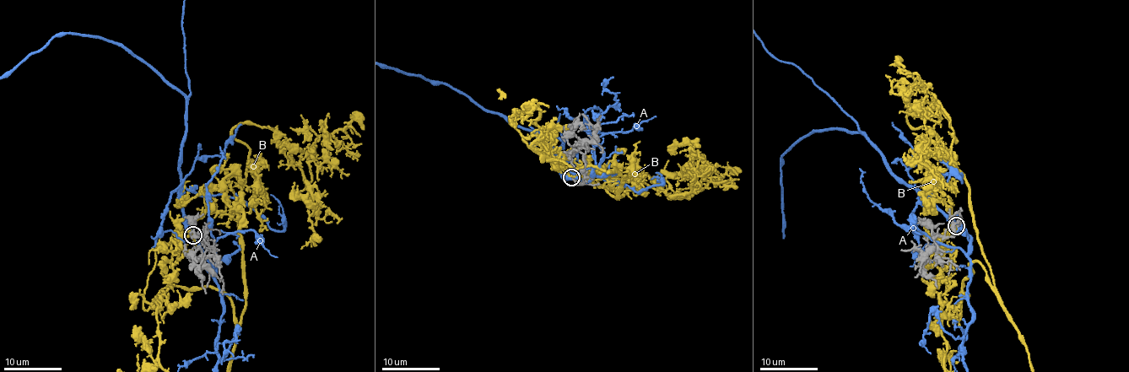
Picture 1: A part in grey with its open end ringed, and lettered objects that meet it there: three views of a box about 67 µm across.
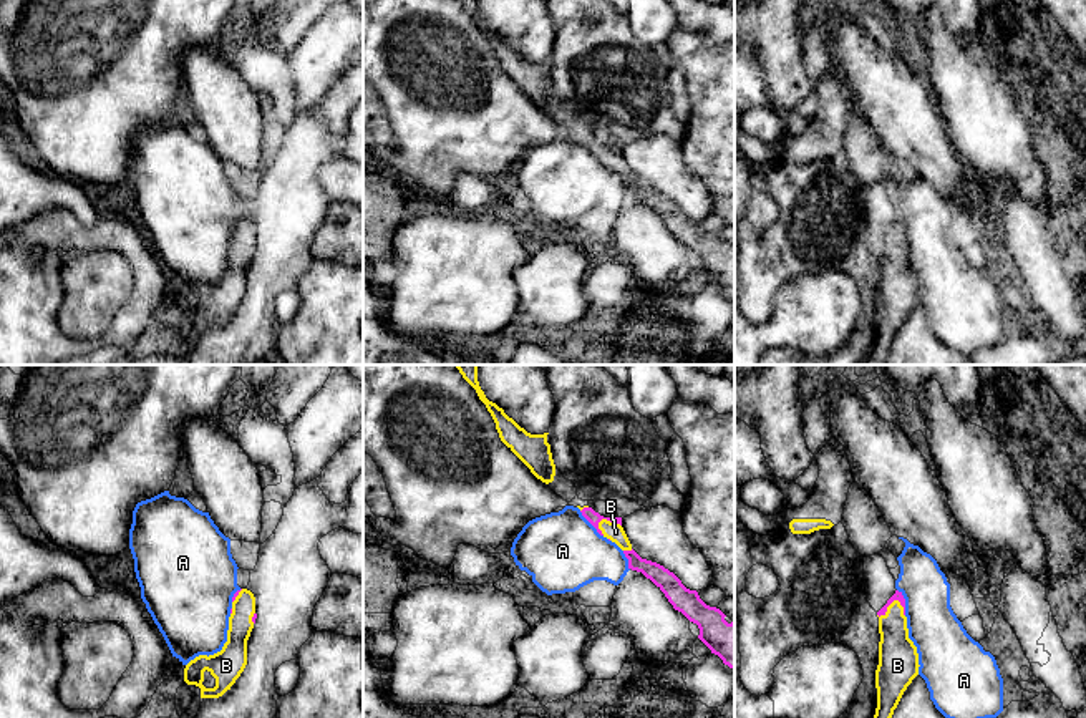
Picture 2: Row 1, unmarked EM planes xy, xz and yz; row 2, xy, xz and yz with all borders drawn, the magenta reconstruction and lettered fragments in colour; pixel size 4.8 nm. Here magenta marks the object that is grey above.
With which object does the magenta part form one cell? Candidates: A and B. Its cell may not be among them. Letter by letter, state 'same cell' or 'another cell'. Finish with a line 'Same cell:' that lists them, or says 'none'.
A: another cell
B: same cell
Same cell: B

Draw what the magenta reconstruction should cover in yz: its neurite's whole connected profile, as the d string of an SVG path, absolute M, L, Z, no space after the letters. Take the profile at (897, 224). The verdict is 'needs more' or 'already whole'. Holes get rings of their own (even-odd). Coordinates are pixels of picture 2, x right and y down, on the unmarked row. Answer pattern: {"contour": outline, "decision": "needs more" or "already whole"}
{"contour": "M895 222L877 240L879 245L879 294L875 298L877 337L874 348L862 365L889 365L890 347L904 320L919 303L919 282L909 267L905 227Z", "decision": "needs more"}

